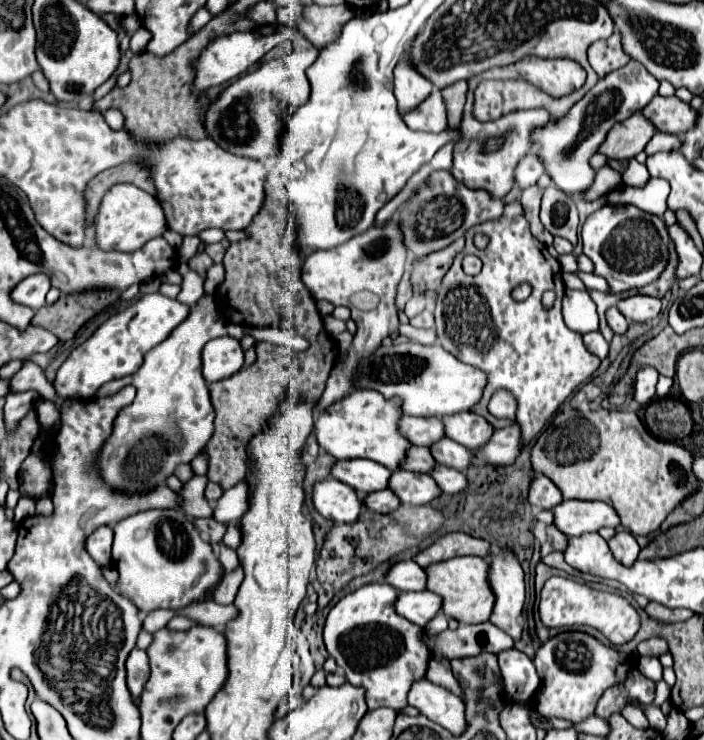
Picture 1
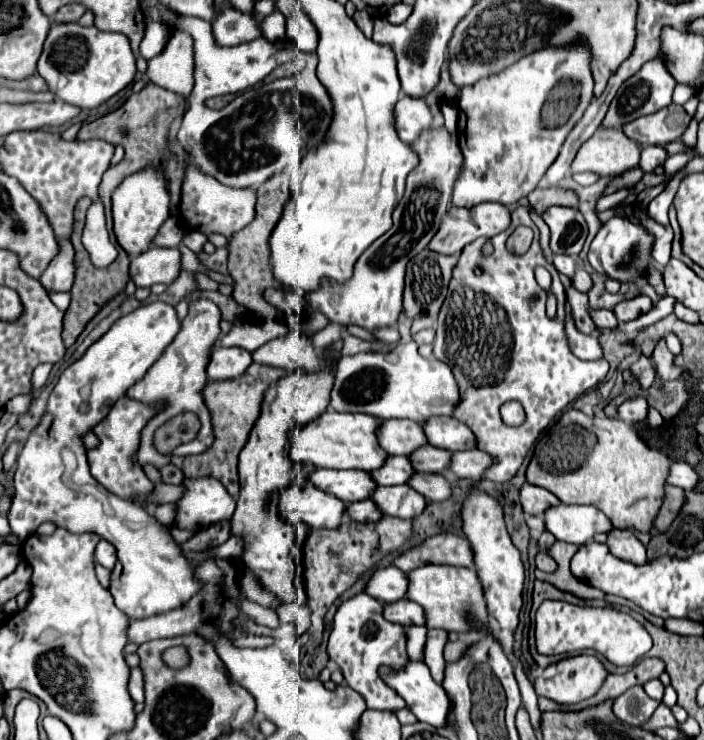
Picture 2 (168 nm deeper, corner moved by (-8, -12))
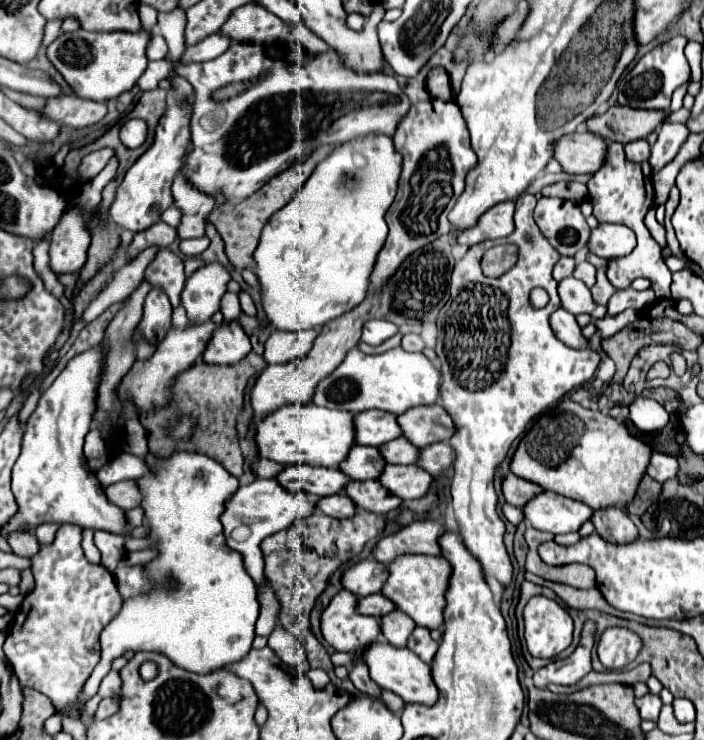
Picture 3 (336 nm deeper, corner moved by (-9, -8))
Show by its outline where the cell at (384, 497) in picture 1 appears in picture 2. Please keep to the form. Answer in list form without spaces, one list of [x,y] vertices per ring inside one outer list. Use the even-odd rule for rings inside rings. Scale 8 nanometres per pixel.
[[[360,500],[354,504],[346,504],[346,514],[356,522],[376,522],[382,518],[378,506],[372,500]]]

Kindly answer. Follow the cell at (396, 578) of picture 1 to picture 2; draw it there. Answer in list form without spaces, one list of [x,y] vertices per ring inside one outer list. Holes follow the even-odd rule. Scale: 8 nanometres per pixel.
[[[386,566],[386,568],[378,568],[364,592],[374,596],[376,600],[380,602],[396,602],[396,600],[402,600],[406,596],[406,590],[408,590],[408,578],[402,570],[398,570],[396,566]]]

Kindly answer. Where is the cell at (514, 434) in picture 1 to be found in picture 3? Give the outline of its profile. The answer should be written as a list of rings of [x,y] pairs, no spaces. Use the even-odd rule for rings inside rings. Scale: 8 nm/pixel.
[[[447,442],[431,444],[423,448],[423,456],[419,456],[419,466],[431,472],[433,476],[439,476],[443,470],[451,468],[455,464],[455,452]]]

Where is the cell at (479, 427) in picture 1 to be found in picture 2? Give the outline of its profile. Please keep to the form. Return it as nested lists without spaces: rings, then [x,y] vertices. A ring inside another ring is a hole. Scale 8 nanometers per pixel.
[[[434,416],[422,424],[426,432],[426,440],[430,446],[442,448],[442,450],[466,450],[476,446],[476,438],[470,432],[470,428],[456,418],[450,416]]]

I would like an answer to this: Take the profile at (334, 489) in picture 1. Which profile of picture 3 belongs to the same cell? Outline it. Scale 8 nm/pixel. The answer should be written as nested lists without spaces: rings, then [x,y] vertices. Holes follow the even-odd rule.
[[[257,478],[249,484],[243,484],[235,492],[235,496],[229,500],[229,504],[221,516],[221,522],[225,528],[225,540],[231,550],[237,550],[243,556],[245,568],[257,586],[261,586],[265,580],[265,576],[263,576],[265,560],[263,560],[263,552],[261,552],[261,542],[267,536],[271,536],[283,528],[289,528],[297,518],[307,518],[307,516],[315,514],[315,510],[317,510],[317,500],[313,500],[311,496],[307,496],[303,492],[291,492],[273,478],[271,480]]]

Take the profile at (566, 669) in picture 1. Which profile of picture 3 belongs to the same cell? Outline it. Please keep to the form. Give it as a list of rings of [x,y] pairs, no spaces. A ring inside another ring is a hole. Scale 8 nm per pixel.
[[[583,634],[577,650],[569,658],[549,662],[545,668],[535,672],[533,676],[535,686],[545,688],[549,682],[563,684],[563,686],[577,684],[585,674],[593,670],[591,668],[591,648],[593,648],[591,634]]]

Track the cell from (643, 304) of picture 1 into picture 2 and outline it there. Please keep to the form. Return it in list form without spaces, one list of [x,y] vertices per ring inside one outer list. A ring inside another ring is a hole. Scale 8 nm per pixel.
[[[634,296],[634,298],[630,298],[630,300],[622,300],[622,302],[618,302],[616,304],[616,308],[614,308],[614,314],[616,314],[616,318],[620,320],[620,322],[628,322],[628,320],[634,320],[634,318],[638,318],[640,314],[644,314],[644,312],[648,312],[652,308],[652,300],[648,298],[648,296]]]

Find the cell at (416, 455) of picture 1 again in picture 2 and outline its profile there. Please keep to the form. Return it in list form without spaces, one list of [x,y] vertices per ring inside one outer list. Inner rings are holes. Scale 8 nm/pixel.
[[[388,456],[386,464],[382,464],[382,468],[378,468],[378,472],[370,472],[372,480],[378,486],[394,486],[394,484],[404,484],[406,480],[410,480],[410,476],[414,474],[408,456]]]

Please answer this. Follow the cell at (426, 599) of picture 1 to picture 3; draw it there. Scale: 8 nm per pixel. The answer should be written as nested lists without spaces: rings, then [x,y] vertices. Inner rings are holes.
[[[371,594],[365,598],[359,598],[359,612],[367,614],[367,616],[385,616],[389,612],[395,612],[397,606],[383,594]]]

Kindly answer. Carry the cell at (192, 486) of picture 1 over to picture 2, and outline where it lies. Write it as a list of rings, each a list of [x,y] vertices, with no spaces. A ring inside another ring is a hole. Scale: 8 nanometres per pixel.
[[[162,504],[154,510],[154,518],[160,520],[160,524],[172,524],[174,520],[174,504]]]

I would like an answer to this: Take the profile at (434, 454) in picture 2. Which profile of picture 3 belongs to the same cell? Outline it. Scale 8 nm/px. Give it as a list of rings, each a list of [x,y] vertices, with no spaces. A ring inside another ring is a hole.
[[[399,438],[393,444],[385,444],[383,448],[379,448],[383,452],[383,458],[389,464],[417,464],[419,460],[419,448],[413,446],[407,438]]]

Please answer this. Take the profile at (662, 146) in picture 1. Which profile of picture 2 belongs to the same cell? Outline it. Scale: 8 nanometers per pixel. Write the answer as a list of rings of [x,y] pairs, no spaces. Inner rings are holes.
[[[650,146],[650,148],[642,148],[642,160],[638,162],[638,166],[644,170],[644,172],[654,172],[654,168],[658,164],[662,164],[664,160],[668,158],[666,150],[662,146]]]

